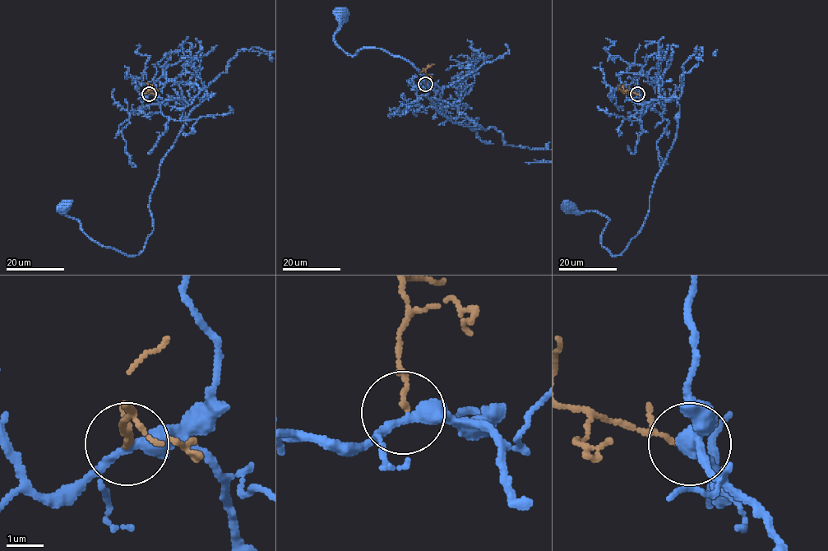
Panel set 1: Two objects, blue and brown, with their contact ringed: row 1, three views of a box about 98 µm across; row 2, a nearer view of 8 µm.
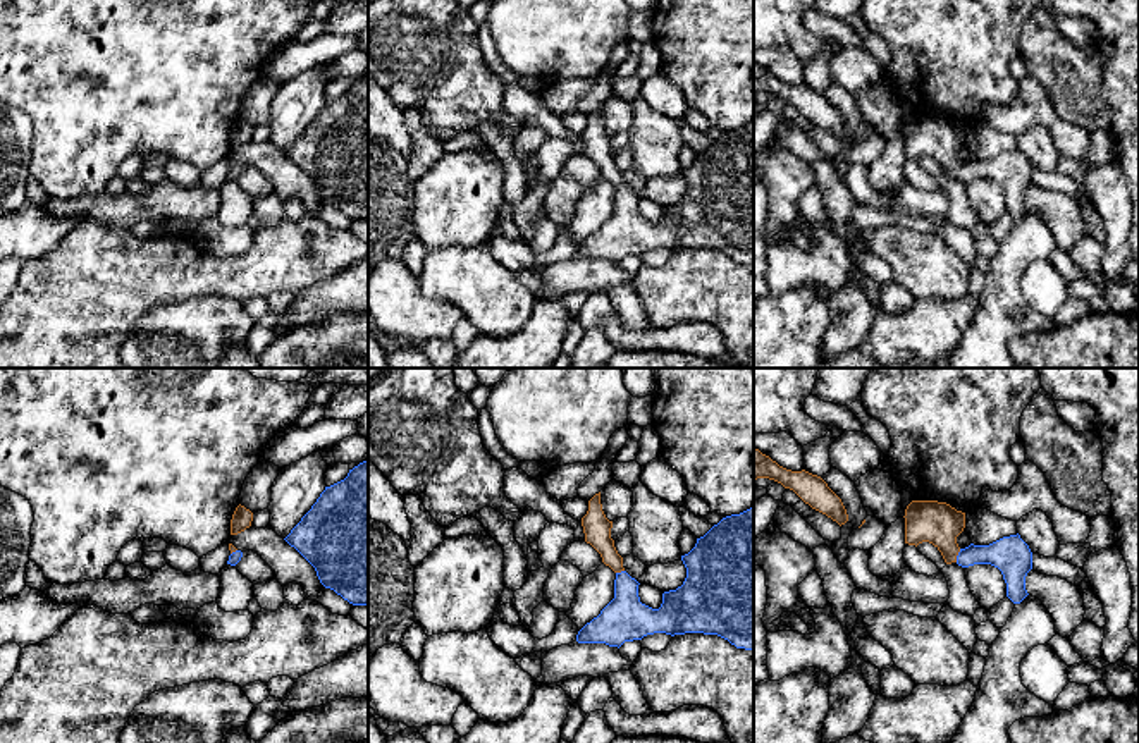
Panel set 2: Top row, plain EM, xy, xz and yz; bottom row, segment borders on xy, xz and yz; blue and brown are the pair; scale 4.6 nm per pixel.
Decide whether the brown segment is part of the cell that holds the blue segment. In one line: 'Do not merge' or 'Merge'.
Merge

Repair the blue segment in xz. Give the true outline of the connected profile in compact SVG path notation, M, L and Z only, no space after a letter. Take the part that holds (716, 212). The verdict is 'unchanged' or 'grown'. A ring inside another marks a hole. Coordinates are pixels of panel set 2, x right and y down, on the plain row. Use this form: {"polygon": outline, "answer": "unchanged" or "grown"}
{"polygon": "M600 107L588 115L582 141L585 157L600 169L616 194L614 213L578 246L578 258L619 263L654 248L704 248L754 265L754 120L723 132L697 153L695 162L681 170L686 182L683 200L664 206L659 224L640 217L640 198L625 186Z", "answer": "grown"}

